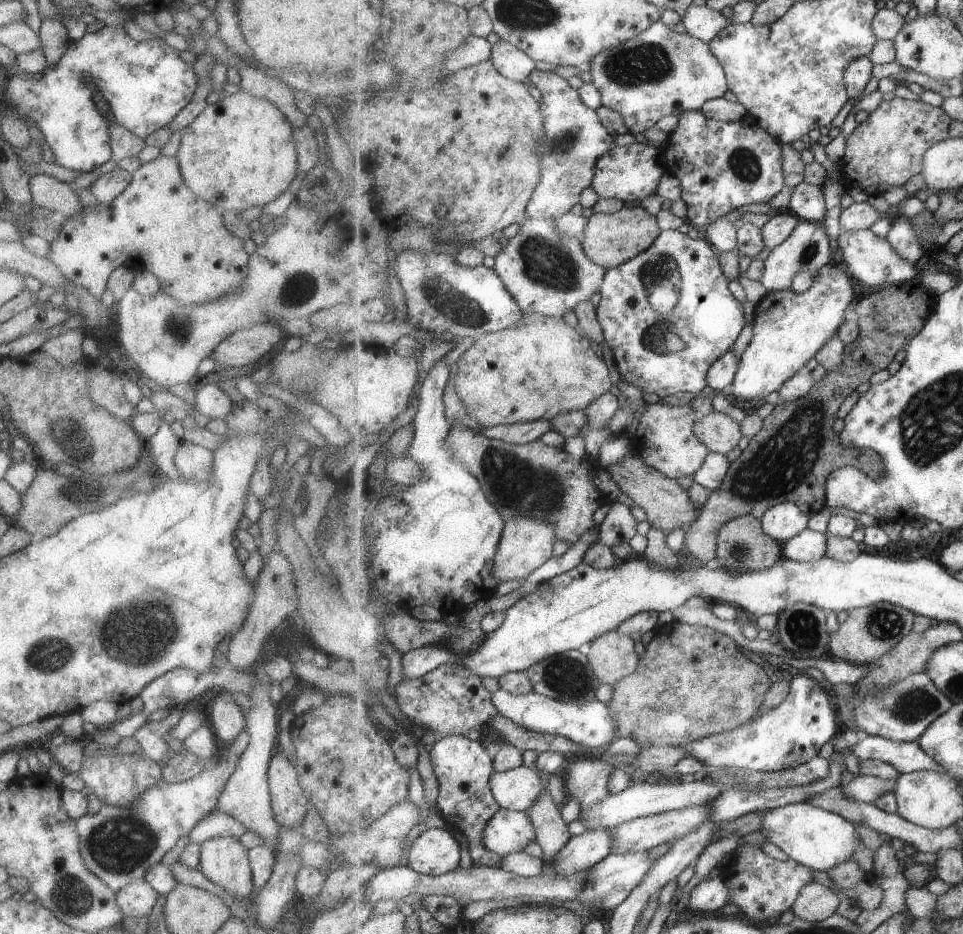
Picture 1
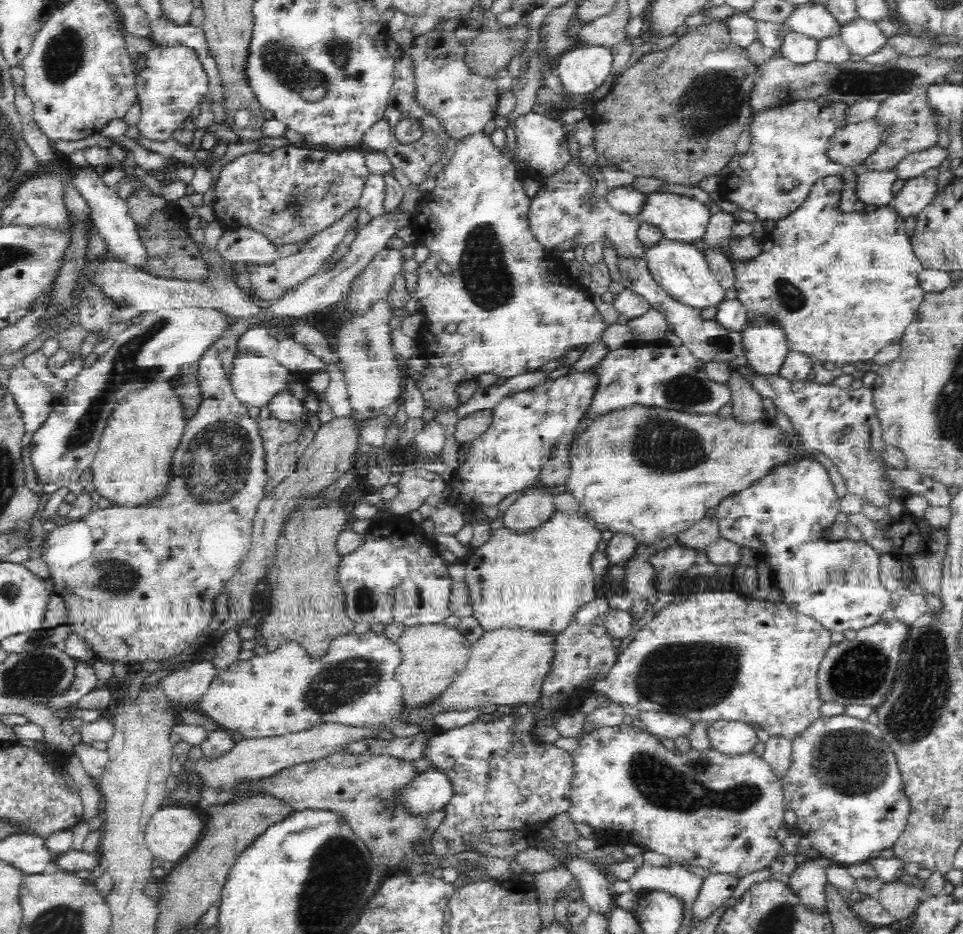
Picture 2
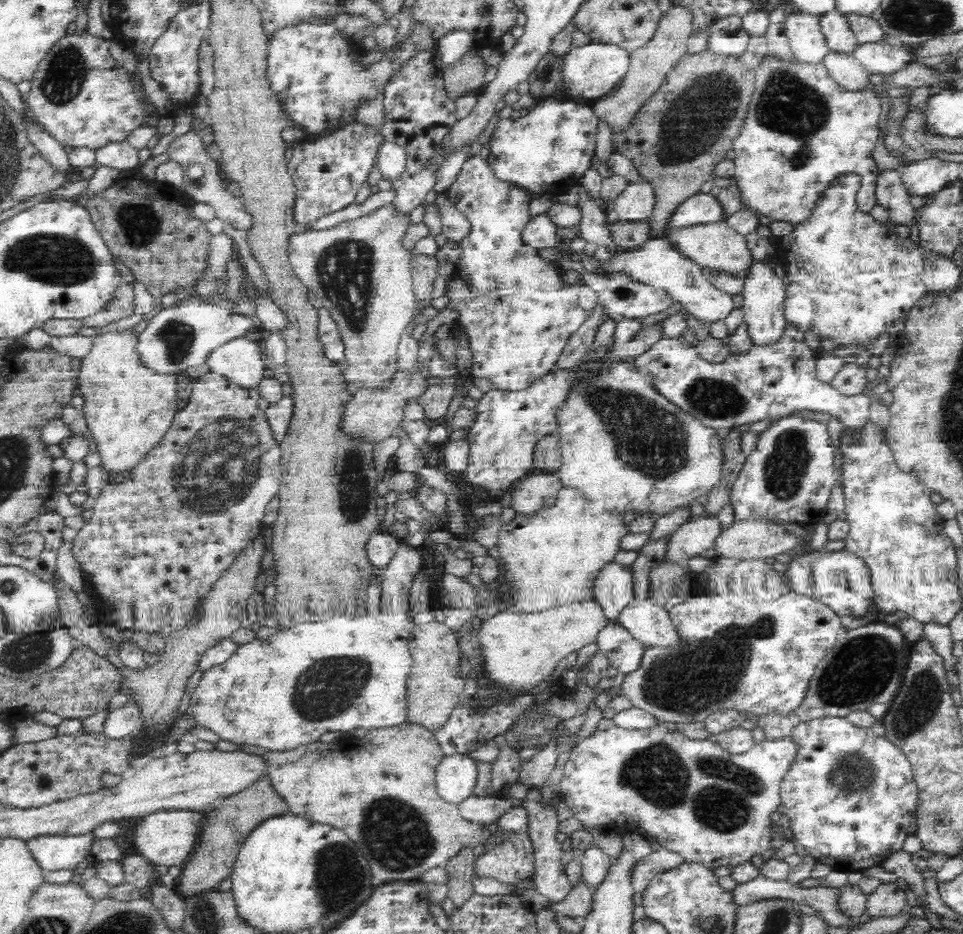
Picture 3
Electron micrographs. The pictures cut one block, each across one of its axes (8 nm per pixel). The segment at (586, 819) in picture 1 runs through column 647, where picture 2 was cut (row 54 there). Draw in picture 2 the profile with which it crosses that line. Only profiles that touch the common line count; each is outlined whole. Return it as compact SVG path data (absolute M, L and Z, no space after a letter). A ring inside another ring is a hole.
M789 30L784 36L780 54L795 65L816 64L817 42L805 34Z

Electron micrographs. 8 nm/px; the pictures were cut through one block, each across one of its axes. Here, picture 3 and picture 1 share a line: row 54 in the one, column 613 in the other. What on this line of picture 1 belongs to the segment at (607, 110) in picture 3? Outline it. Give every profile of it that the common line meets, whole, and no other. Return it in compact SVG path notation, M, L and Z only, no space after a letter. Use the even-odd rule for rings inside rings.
M612 630L587 646L587 656L602 683L613 686L636 671L640 655L635 651L634 641L635 638Z

